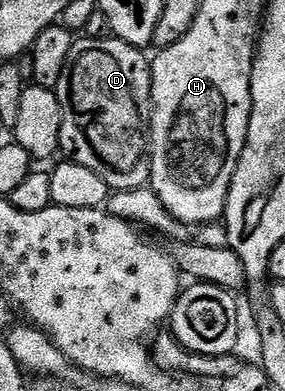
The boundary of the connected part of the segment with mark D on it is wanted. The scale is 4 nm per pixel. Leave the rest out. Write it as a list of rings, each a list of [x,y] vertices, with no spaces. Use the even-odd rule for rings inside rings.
[[[80,37],[75,40],[70,49],[70,57],[66,57],[66,69],[62,69],[62,77],[54,88],[58,101],[62,105],[62,133],[60,134],[60,151],[71,162],[78,165],[86,165],[86,169],[94,169],[102,181],[112,191],[133,191],[145,186],[152,178],[152,156],[150,154],[150,132],[152,130],[152,68],[150,59],[141,48],[132,47],[126,41],[109,37],[107,39],[89,39]]]

